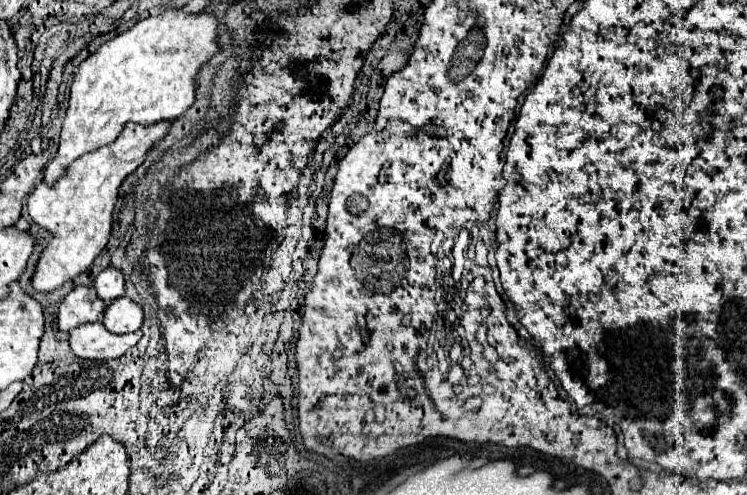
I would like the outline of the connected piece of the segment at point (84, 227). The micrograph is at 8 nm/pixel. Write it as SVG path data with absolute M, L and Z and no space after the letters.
M173 119L157 121L153 125L137 125L129 123L119 133L119 137L91 153L81 155L69 169L65 177L57 179L53 187L39 183L35 191L27 199L29 215L35 223L49 229L53 233L51 243L43 251L37 271L33 275L35 291L53 291L55 287L71 281L79 273L87 271L93 259L105 249L111 225L113 225L113 209L119 199L119 187L127 175L131 175L147 157L147 153L161 141L173 125Z

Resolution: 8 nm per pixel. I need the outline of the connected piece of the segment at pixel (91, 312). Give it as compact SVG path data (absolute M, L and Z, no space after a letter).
M91 285L73 287L69 295L63 299L63 303L59 305L59 313L57 313L59 329L71 331L77 325L101 321L105 309L107 309L107 303L101 301L101 297L97 297L97 291Z

